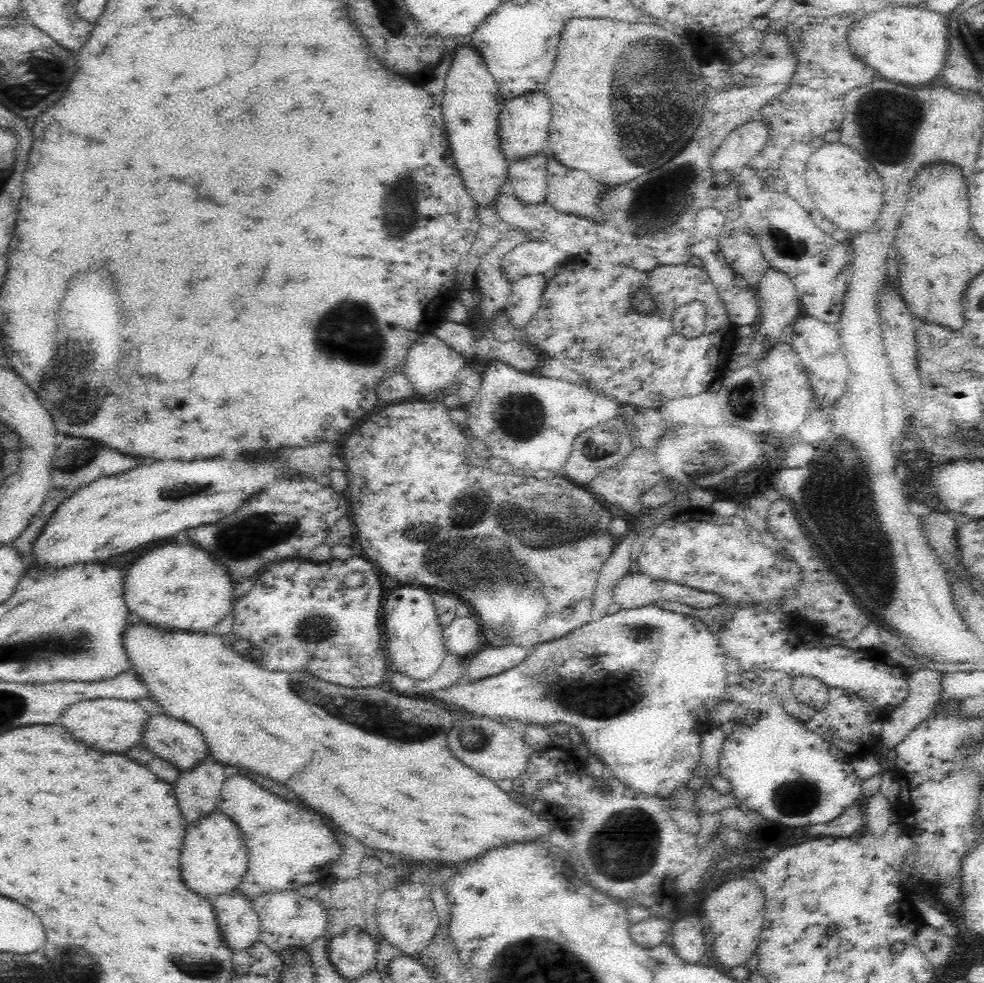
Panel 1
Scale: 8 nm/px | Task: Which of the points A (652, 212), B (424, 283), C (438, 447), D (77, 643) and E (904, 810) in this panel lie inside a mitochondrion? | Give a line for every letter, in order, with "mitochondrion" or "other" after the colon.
A: mitochondrion
B: other
C: other
D: mitochondrion
E: other

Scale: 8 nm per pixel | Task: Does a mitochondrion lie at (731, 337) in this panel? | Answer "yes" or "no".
no

